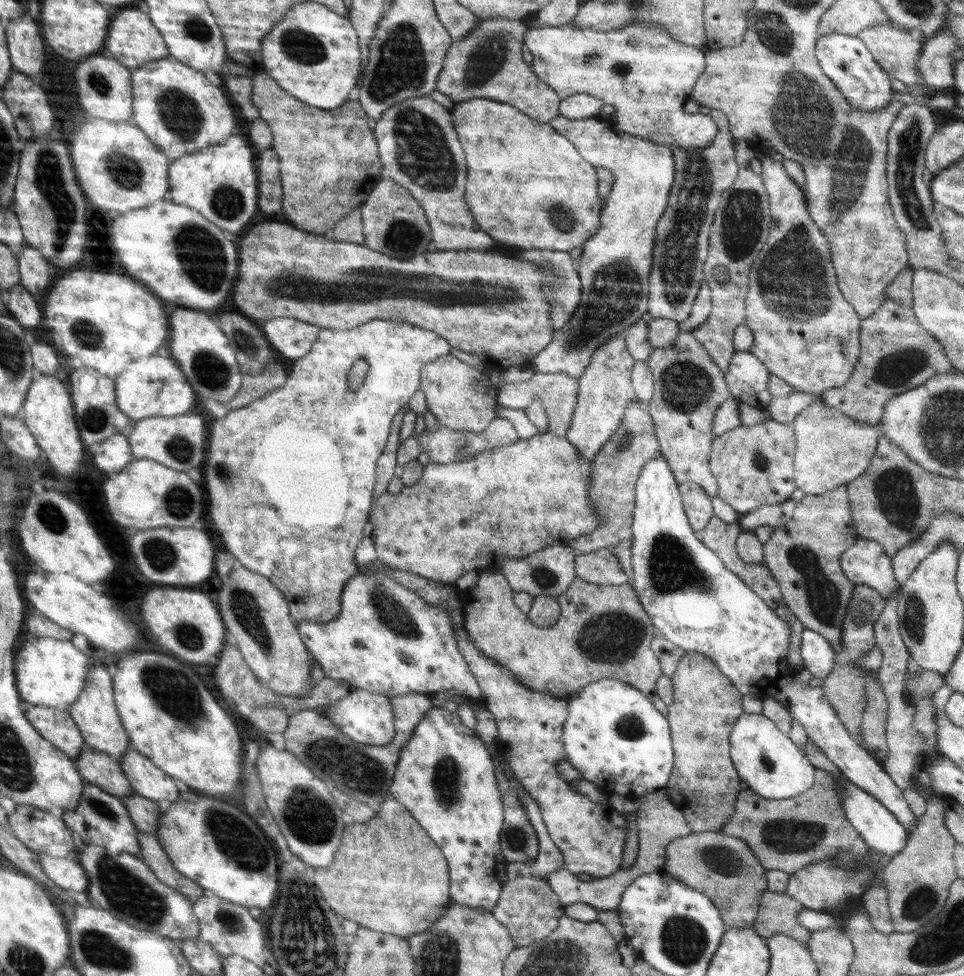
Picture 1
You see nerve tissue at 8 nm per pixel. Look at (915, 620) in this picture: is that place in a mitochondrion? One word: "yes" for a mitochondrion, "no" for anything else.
yes

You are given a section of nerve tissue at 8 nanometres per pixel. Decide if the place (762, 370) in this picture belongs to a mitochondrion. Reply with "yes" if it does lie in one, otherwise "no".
no

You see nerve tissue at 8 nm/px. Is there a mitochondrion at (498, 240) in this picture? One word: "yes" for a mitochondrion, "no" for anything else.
no

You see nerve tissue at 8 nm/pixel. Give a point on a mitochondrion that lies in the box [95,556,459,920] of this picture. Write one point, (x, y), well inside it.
(360, 772)

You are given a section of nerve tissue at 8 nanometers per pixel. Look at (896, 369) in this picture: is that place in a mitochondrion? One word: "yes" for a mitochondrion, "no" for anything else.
yes

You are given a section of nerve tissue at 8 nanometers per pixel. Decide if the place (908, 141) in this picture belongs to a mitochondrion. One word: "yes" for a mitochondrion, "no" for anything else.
yes

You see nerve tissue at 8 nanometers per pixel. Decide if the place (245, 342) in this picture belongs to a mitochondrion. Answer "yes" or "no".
yes

